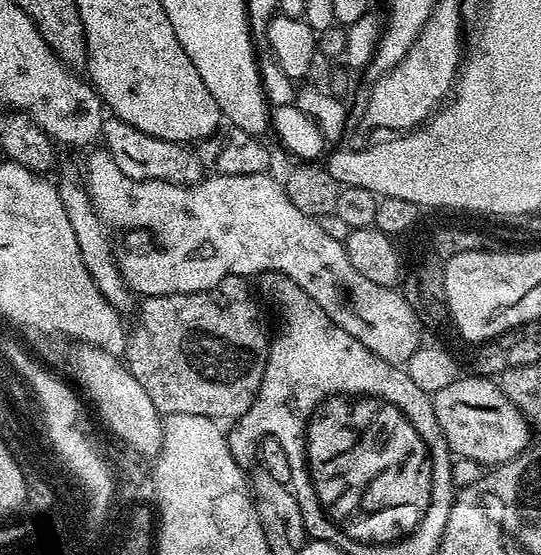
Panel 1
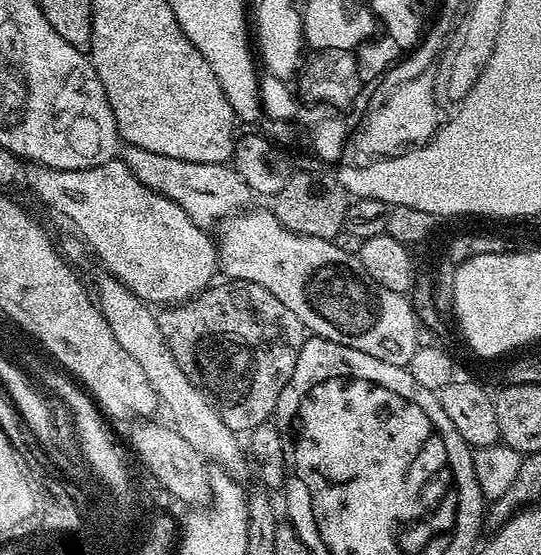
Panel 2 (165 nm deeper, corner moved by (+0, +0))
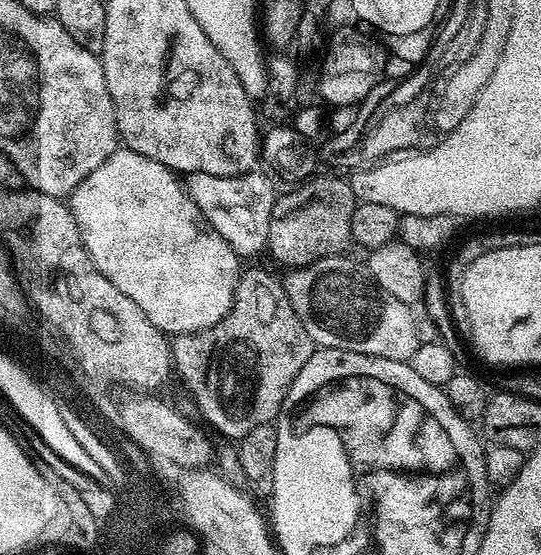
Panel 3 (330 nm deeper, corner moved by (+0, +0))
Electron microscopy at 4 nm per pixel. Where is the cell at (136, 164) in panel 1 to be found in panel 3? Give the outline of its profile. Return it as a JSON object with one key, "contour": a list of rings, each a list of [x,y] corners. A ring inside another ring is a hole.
{"contour":[[[253,170],[237,176],[189,172],[186,176],[186,187],[194,203],[210,222],[210,226],[214,226],[214,230],[218,230],[218,234],[222,234],[222,238],[230,242],[237,256],[256,256],[267,249],[267,228],[277,211],[277,185],[267,171]]]}

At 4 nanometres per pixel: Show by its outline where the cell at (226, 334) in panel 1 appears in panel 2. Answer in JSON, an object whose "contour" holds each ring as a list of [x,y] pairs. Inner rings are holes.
{"contour":[[[245,280],[223,283],[205,288],[191,300],[165,307],[156,321],[186,378],[190,378],[190,382],[215,403],[216,412],[230,430],[248,434],[262,426],[262,422],[275,417],[276,403],[286,382],[290,382],[294,374],[298,354],[306,339],[306,329],[298,314],[294,314],[290,306],[282,306],[266,286]]]}

